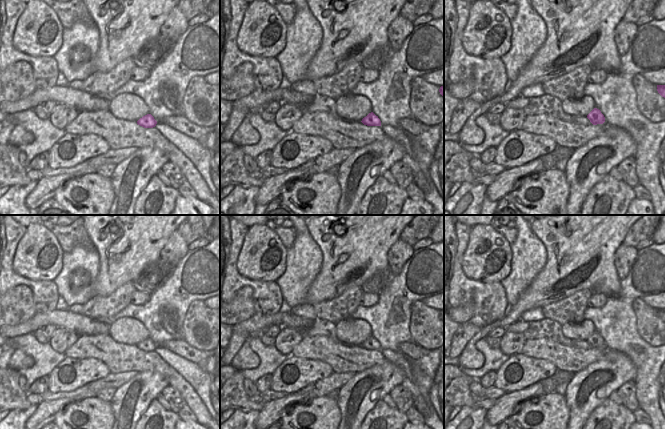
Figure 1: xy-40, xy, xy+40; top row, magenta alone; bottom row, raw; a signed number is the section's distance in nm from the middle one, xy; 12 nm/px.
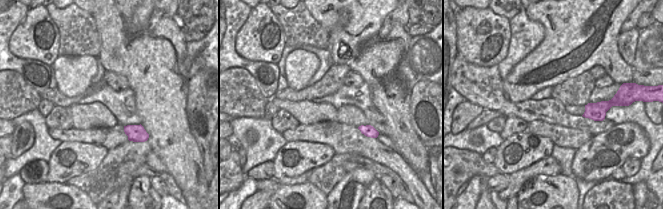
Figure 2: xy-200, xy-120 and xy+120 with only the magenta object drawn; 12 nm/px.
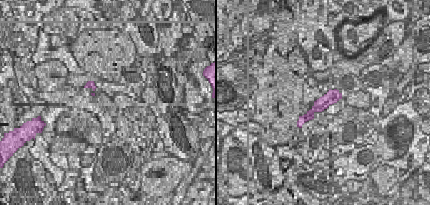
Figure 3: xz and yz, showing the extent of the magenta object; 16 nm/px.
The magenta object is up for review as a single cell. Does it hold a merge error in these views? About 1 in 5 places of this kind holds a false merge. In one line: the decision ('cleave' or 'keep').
keep

